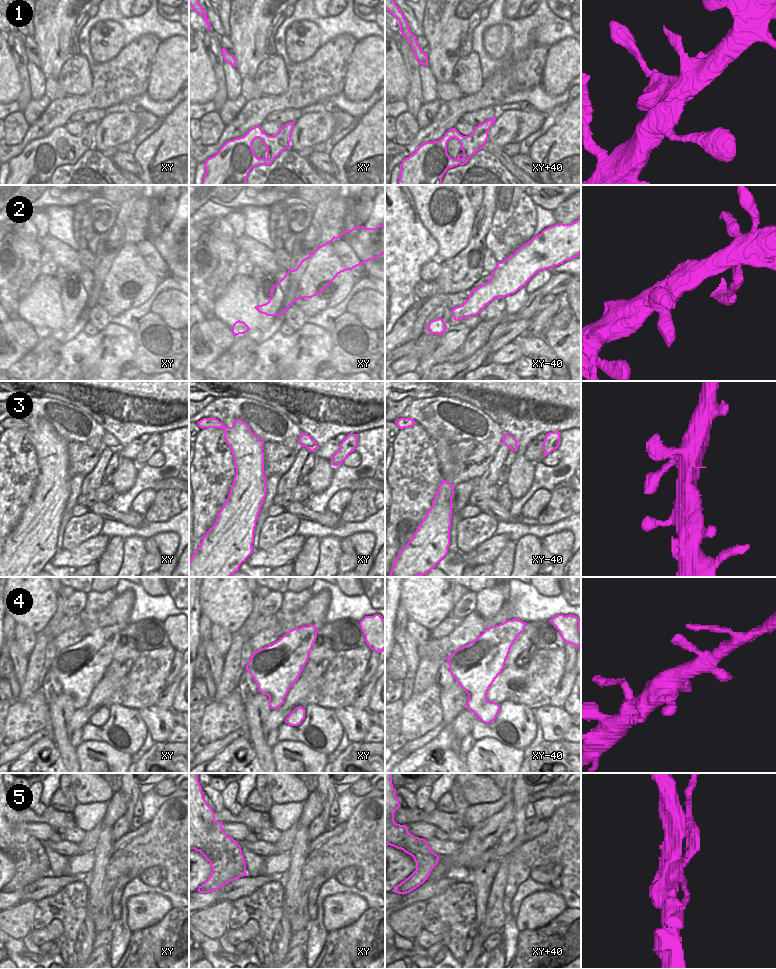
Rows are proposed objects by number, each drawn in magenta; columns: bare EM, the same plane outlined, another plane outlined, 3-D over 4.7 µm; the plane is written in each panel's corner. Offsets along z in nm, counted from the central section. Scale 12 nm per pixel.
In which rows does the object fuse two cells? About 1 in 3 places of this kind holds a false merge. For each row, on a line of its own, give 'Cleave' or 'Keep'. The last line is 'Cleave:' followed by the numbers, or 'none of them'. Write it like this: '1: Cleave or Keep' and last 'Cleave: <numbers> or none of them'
1: Keep
2: Keep
3: Keep
4: Keep
5: Cleave
Cleave: 5

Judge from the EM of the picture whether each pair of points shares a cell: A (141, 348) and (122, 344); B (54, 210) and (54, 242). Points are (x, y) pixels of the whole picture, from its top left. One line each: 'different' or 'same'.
A: same
B: same

